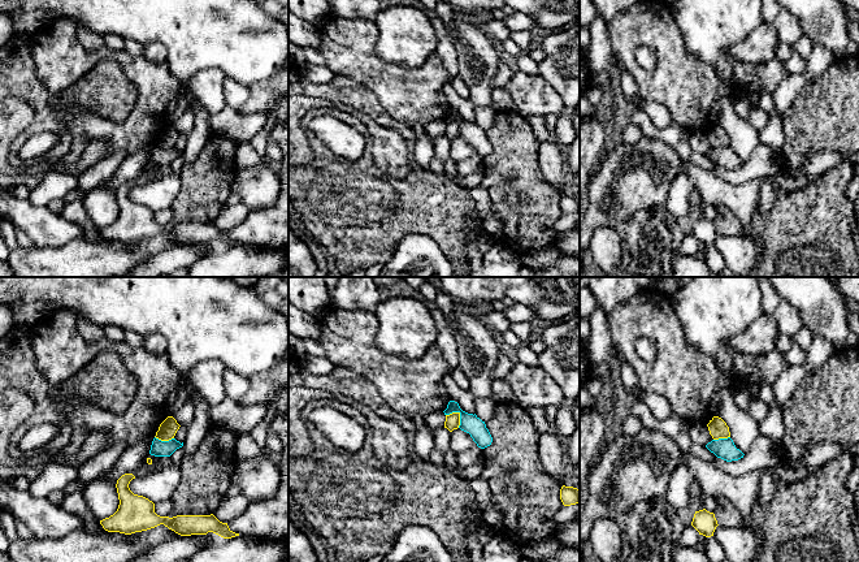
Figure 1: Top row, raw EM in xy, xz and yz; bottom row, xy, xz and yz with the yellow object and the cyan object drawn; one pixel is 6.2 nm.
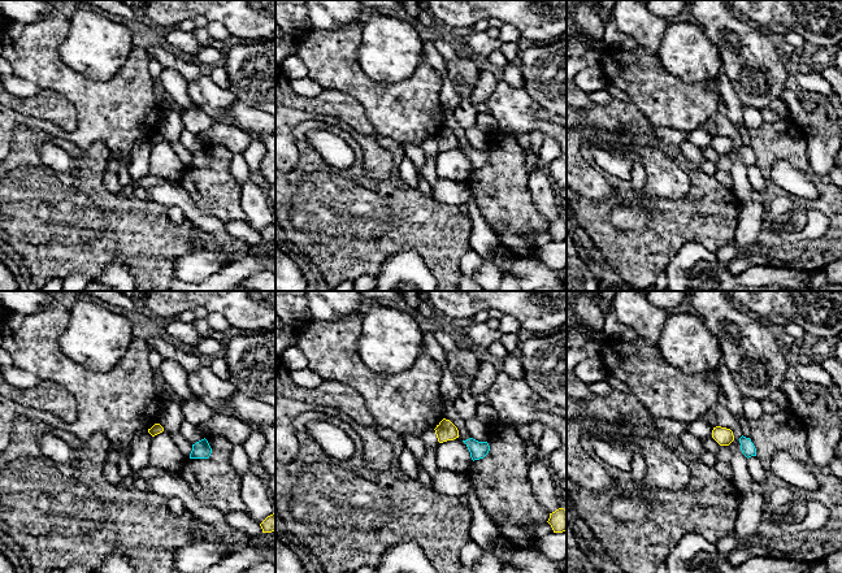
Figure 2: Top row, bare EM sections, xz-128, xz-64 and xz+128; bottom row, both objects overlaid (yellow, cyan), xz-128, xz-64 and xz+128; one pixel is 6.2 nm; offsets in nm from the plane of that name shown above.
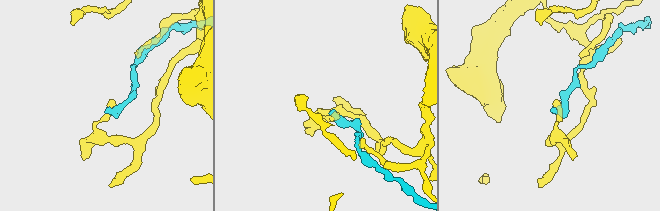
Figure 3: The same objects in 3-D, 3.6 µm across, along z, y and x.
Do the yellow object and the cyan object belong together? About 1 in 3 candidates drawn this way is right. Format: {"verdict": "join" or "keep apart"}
{"verdict": "keep apart"}

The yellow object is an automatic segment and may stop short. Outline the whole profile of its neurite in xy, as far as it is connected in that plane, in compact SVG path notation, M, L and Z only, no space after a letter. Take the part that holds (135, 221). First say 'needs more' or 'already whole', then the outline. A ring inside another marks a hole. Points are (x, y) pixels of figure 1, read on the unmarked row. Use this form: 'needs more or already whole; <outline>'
already whole; M125 182L117 189L120 213L113 224L100 229L105 239L131 243L164 233L181 245L207 243L208 241L224 247L239 245L229 237L227 232L220 230L213 222L173 226L157 224L152 209L130 199L129 193L133 187L135 187L133 182Z

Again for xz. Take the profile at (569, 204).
already whole; M563 194L560 198L560 208L564 215L580 212L580 198Z

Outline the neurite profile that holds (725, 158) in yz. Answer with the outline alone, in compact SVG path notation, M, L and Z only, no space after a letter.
M730 146L712 148L706 154L706 156L717 167L721 167L726 170L738 169L745 164L739 157L736 156Z

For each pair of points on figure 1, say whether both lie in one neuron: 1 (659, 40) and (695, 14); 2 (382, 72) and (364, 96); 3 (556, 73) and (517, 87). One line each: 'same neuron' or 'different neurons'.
1: different neurons
2: different neurons
3: different neurons

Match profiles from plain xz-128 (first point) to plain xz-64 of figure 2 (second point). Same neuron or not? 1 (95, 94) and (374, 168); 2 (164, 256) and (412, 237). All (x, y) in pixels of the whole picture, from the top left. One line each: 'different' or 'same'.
1: same
2: same

